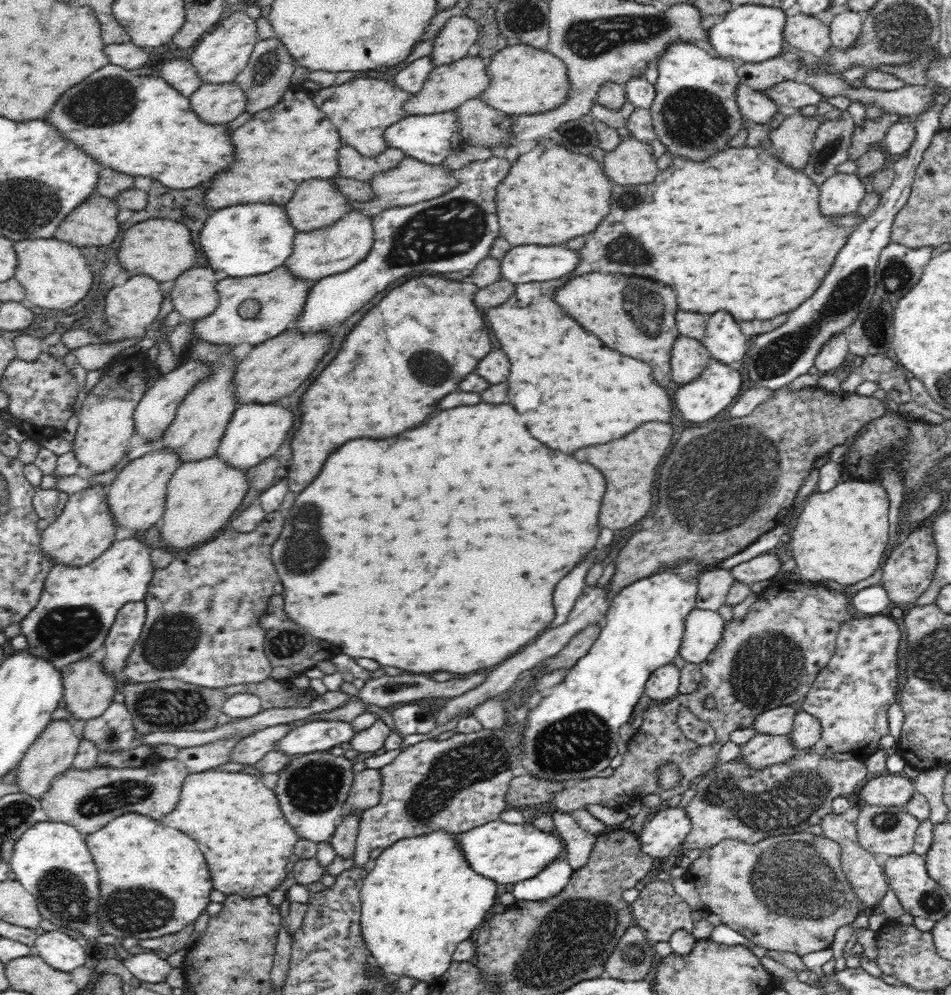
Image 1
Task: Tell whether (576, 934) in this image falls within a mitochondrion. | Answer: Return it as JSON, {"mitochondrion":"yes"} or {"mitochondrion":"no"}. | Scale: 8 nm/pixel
{"mitochondrion":"yes"}

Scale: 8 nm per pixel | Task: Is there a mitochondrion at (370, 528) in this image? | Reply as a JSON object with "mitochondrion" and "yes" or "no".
{"mitochondrion":"no"}

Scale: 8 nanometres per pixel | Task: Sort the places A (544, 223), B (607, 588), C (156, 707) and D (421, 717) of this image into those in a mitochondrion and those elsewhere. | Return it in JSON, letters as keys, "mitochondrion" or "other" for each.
{"A":"other","B":"other","C":"mitochondrion","D":"mitochondrion"}

